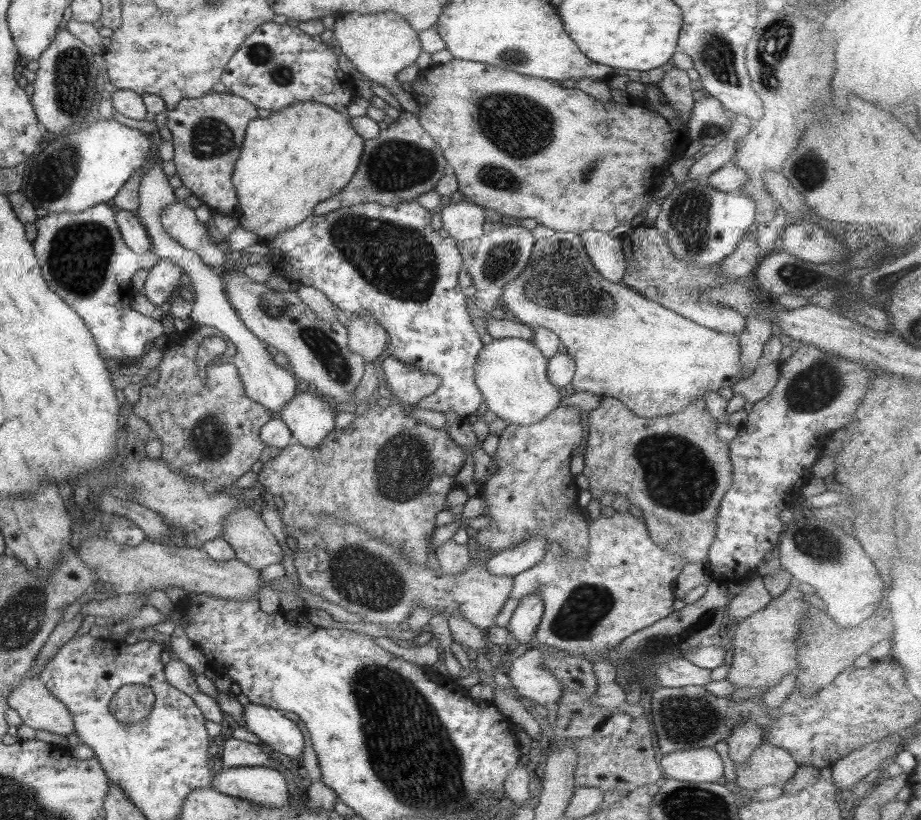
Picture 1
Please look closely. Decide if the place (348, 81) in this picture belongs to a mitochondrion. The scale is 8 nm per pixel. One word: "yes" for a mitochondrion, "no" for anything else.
no

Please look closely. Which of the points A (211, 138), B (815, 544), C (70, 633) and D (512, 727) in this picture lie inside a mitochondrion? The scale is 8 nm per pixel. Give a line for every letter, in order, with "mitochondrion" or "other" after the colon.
A: mitochondrion
B: mitochondrion
C: other
D: other

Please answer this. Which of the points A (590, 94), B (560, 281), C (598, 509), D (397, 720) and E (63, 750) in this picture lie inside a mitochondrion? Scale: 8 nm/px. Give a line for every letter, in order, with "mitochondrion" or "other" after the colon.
A: other
B: mitochondrion
C: other
D: mitochondrion
E: other

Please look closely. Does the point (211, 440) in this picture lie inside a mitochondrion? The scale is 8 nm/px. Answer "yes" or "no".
yes

